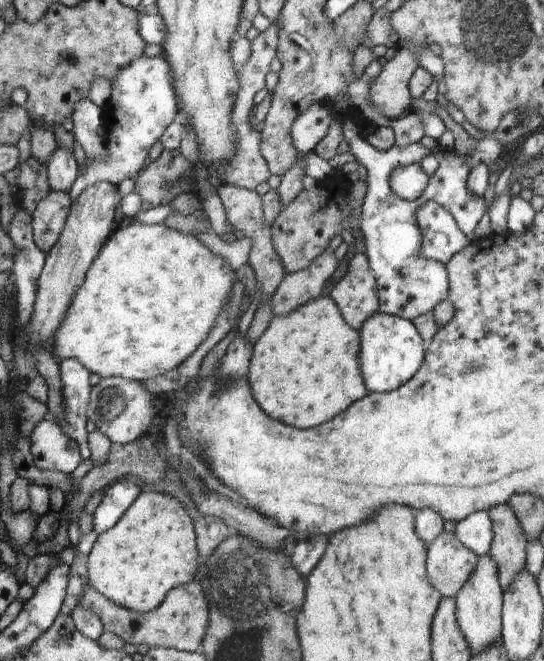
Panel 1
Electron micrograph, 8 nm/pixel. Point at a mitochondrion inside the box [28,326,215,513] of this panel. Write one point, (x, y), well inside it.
(110, 405)

